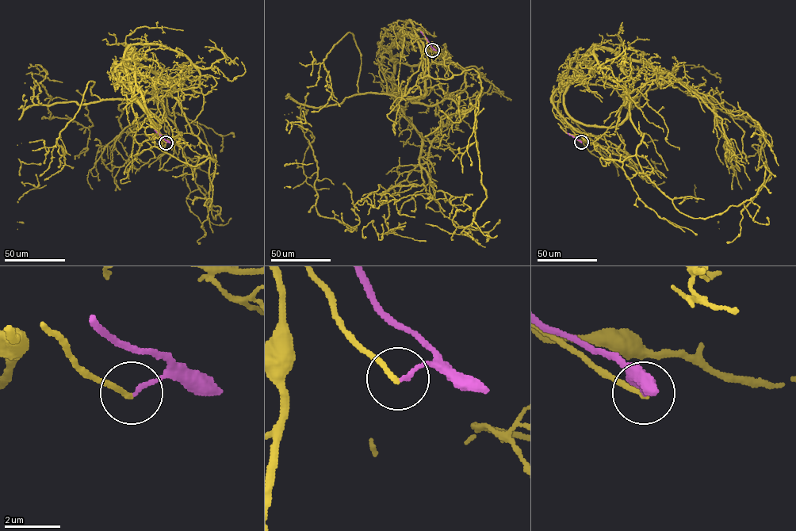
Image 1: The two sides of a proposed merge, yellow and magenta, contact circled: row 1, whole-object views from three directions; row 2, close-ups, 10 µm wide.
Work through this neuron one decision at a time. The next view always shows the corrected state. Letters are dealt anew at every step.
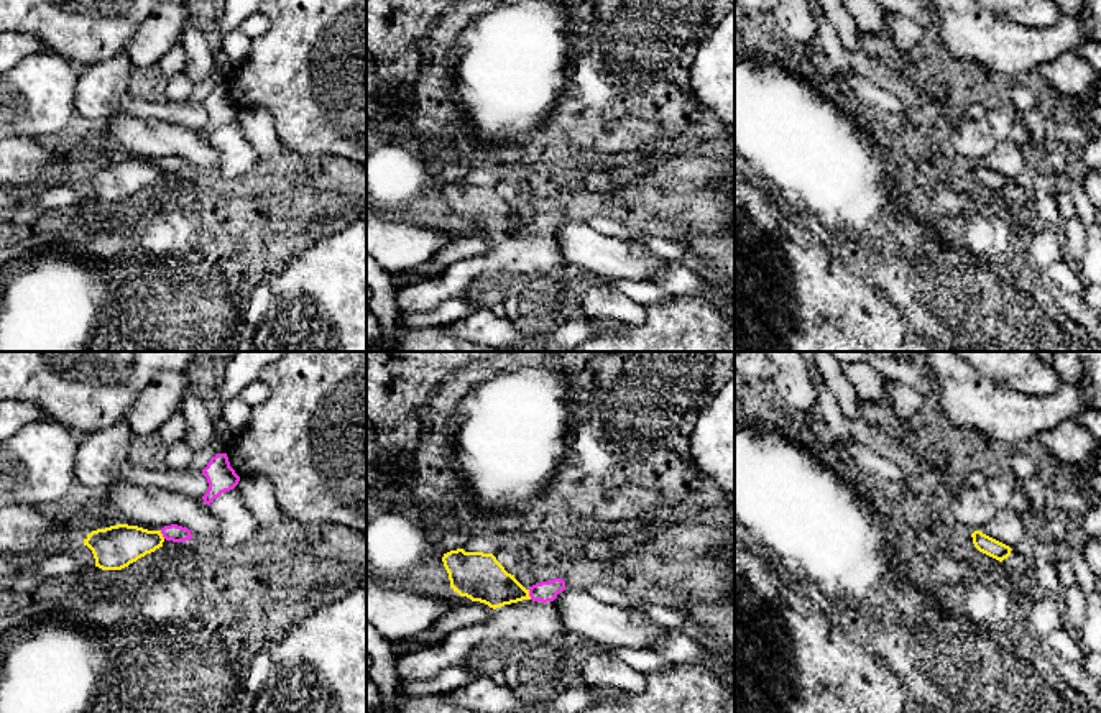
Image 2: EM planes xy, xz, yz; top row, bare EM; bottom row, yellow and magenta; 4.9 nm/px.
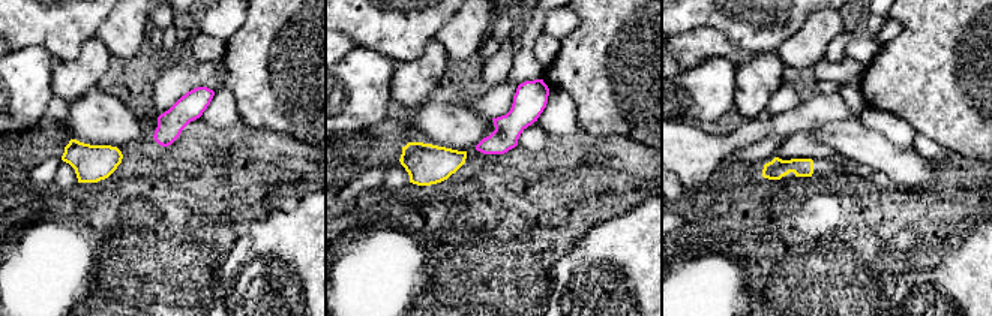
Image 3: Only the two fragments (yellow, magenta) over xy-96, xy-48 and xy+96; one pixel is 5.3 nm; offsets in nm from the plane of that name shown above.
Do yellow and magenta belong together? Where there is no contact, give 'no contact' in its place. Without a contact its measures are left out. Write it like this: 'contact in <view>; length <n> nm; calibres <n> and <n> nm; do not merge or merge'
contact in xz; length 50 nm; calibres 240 and 100 nm; do not merge

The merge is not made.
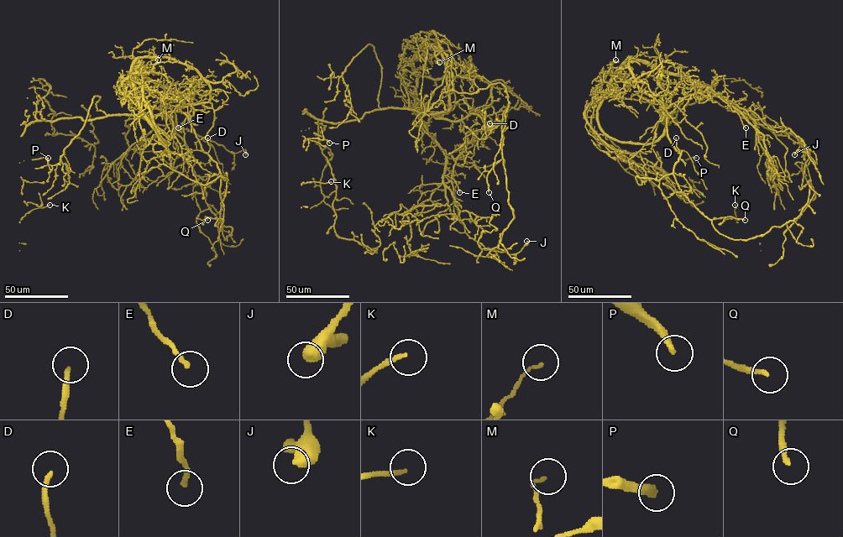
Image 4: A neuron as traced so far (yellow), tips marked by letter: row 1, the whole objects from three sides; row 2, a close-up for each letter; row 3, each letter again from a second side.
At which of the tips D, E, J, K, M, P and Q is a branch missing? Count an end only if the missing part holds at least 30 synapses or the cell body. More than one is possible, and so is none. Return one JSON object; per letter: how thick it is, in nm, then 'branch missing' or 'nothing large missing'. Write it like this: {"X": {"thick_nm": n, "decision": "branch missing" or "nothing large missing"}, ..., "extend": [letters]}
{"D": {"thick_nm": 180, "decision": "branch missing"}, "E": {"thick_nm": 190, "decision": "nothing large missing"}, "J": {"thick_nm": 500, "decision": "nothing large missing"}, "K": {"thick_nm": 170, "decision": "nothing large missing"}, "M": {"thick_nm": 100, "decision": "nothing large missing"}, "P": {"thick_nm": 320, "decision": "branch missing"}, "Q": {"thick_nm": 200, "decision": "branch missing"}, "extend": ["D", "P", "Q"]}

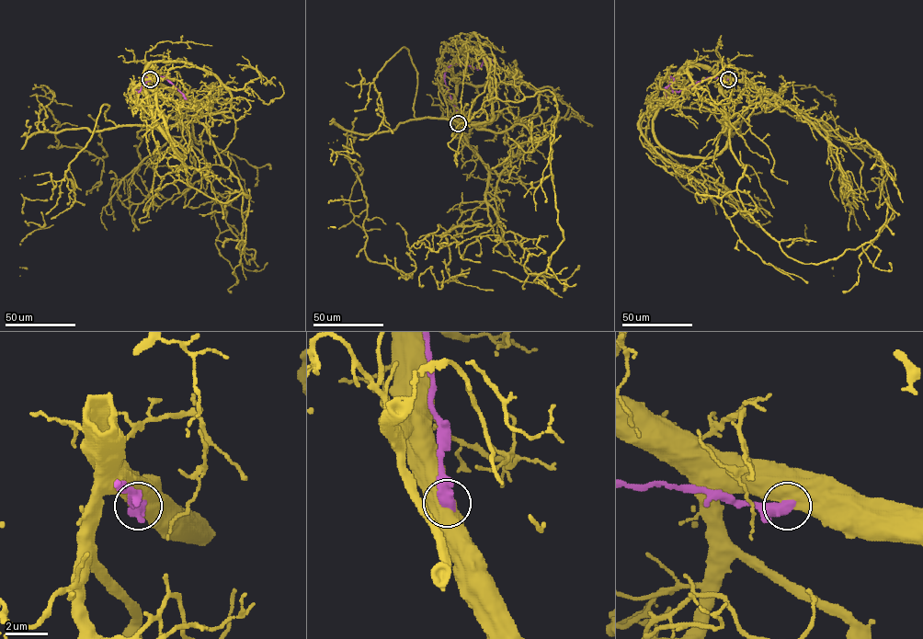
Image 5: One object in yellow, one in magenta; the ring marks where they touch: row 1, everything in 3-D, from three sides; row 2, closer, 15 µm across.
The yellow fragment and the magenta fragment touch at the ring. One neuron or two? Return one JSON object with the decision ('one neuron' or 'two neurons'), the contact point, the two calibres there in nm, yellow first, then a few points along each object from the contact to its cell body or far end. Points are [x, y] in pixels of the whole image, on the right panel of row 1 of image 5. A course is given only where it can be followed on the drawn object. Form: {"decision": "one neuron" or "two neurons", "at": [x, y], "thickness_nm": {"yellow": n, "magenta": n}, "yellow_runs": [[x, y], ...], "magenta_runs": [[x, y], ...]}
{"decision": "two neurons", "at": [728, 79], "thickness_nm": {"yellow": 800, "magenta": 600}, "yellow_runs": [[728, 79], [774, 96], [731, 132], [711, 112], [662, 105], [655, 136], [834, 276]], "magenta_runs": [[728, 79], [710, 76], [674, 92], [669, 81], [671, 76], [674, 82], [666, 88], [666, 99]]}

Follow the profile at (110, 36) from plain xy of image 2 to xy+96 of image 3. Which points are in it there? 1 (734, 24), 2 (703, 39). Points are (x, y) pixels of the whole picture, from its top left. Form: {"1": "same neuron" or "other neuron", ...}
{"1": "same neuron", "2": "other neuron"}

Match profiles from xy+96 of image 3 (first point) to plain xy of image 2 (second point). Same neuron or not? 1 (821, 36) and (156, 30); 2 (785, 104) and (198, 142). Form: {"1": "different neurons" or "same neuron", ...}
{"1": "same neuron", "2": "different neurons"}

